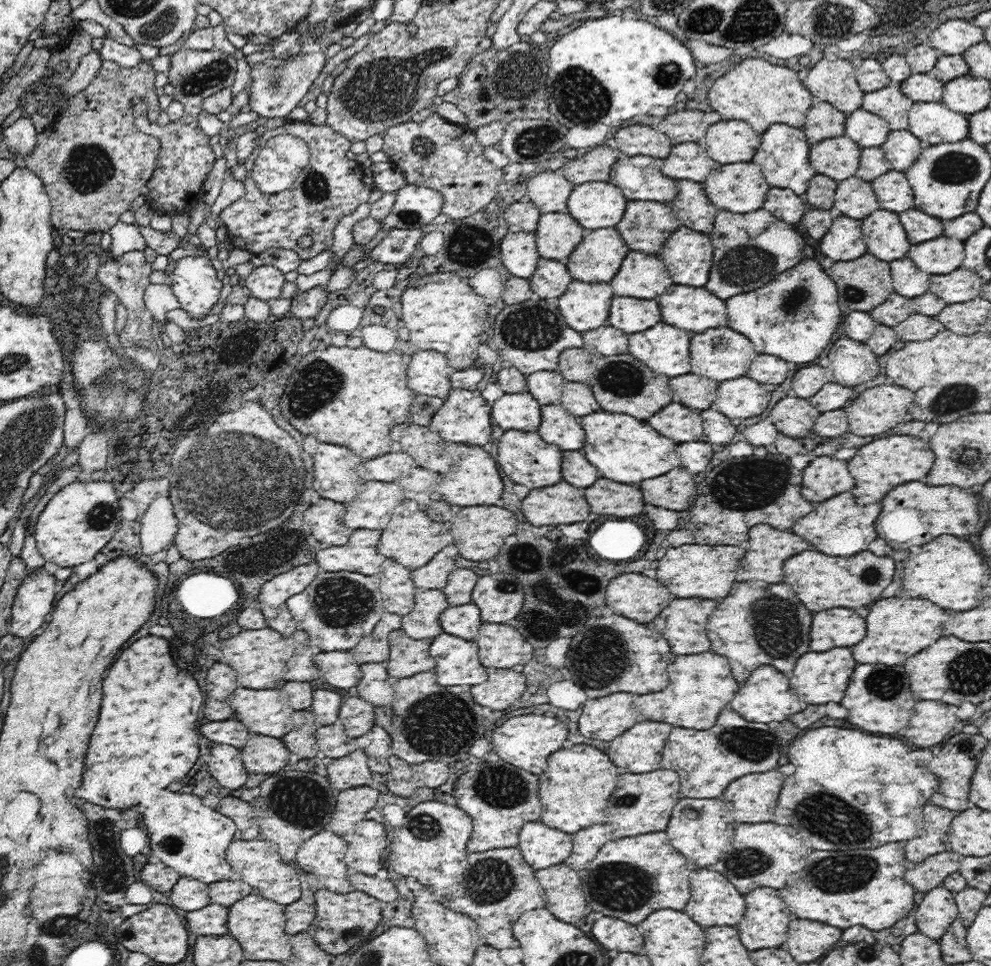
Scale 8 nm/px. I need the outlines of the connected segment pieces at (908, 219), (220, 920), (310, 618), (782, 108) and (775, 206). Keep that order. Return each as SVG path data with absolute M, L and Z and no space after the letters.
M908 209L898 215L910 246L943 235L943 220L930 216L920 209Z
M210 903L204 908L187 912L188 930L198 936L224 936L228 934L229 907Z
M322 572L304 591L288 598L287 607L300 630L306 630L312 646L322 652L349 651L368 636L385 613L379 576L358 572Z
M748 58L717 79L712 79L706 91L710 108L718 112L722 120L744 120L759 134L776 123L802 128L808 110L816 101L798 77L798 71L760 58Z
M771 187L763 208L790 226L801 222L808 205L804 196L797 195L788 188Z

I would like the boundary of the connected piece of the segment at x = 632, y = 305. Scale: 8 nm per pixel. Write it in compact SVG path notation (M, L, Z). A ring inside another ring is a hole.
M614 296L608 324L628 335L648 330L661 321L661 310L656 302L656 299Z

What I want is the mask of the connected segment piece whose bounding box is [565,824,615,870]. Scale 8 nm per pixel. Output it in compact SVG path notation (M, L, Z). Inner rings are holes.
M595 824L575 832L571 839L573 849L565 863L574 870L582 870L588 862L596 858L596 852L608 841L614 840L615 836L610 824Z

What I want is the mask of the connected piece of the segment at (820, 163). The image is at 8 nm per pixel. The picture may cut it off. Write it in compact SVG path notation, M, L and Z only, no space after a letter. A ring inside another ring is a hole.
M844 134L827 138L811 145L809 161L818 174L829 176L832 180L837 180L839 183L841 180L846 180L848 177L855 176L857 173L861 149L858 143Z

